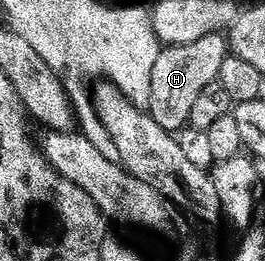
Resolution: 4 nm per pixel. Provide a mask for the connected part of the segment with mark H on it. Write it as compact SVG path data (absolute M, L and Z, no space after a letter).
M223 33L202 36L202 40L194 40L194 44L164 46L158 56L158 64L154 64L147 113L167 133L179 134L188 126L190 112L198 100L198 95L205 88L210 88L210 84L220 81L222 64L226 64L229 56L230 42Z

